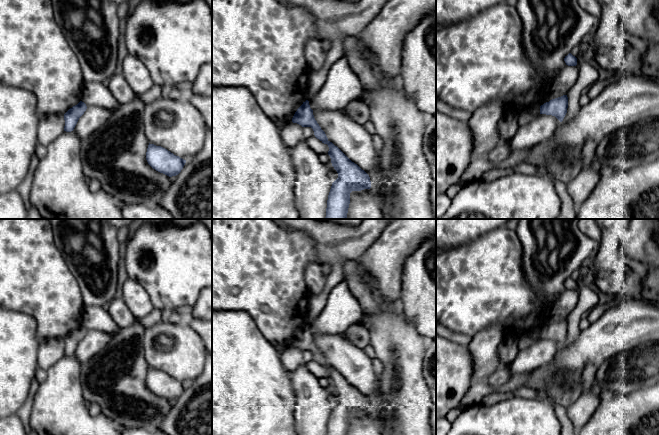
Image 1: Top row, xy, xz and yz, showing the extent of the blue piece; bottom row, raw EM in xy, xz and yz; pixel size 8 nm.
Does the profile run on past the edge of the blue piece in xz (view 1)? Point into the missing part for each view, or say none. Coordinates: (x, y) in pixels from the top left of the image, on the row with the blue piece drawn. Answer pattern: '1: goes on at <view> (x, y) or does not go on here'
1: does not go on here

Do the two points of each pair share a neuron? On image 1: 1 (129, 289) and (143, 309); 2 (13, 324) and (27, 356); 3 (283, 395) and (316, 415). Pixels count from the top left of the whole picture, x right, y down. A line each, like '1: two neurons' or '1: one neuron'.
1: one neuron
2: one neuron
3: two neurons

